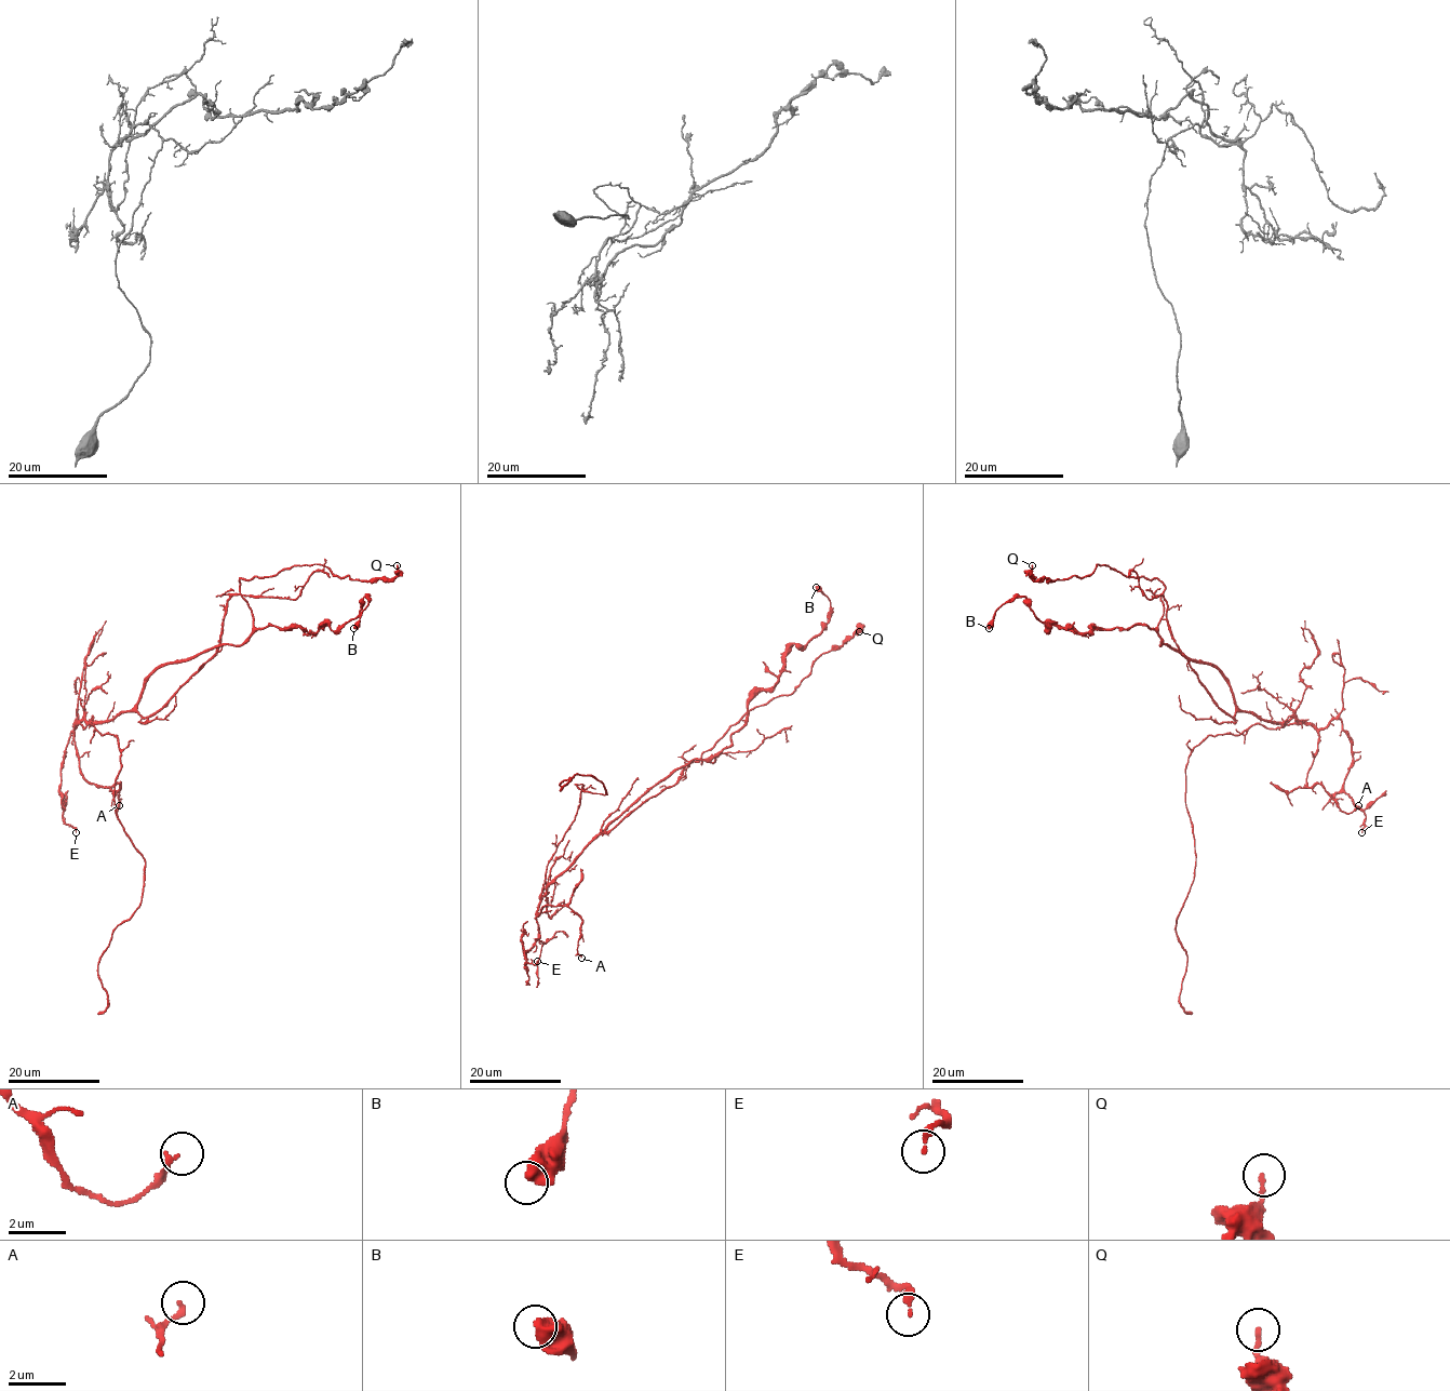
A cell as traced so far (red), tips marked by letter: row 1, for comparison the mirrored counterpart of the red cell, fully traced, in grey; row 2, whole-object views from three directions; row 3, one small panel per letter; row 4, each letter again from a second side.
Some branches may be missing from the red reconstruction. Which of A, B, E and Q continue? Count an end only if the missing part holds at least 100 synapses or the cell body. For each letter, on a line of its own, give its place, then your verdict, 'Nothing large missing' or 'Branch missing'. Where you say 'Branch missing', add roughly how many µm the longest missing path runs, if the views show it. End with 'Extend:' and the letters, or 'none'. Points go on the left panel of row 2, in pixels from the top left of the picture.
A: Place: (119, 805). Nothing large missing
B: Place: (353, 628). Nothing large missing
E: Place: (76, 832). Nothing large missing
Q: Place: (397, 565). Nothing large missing
Extend: none

